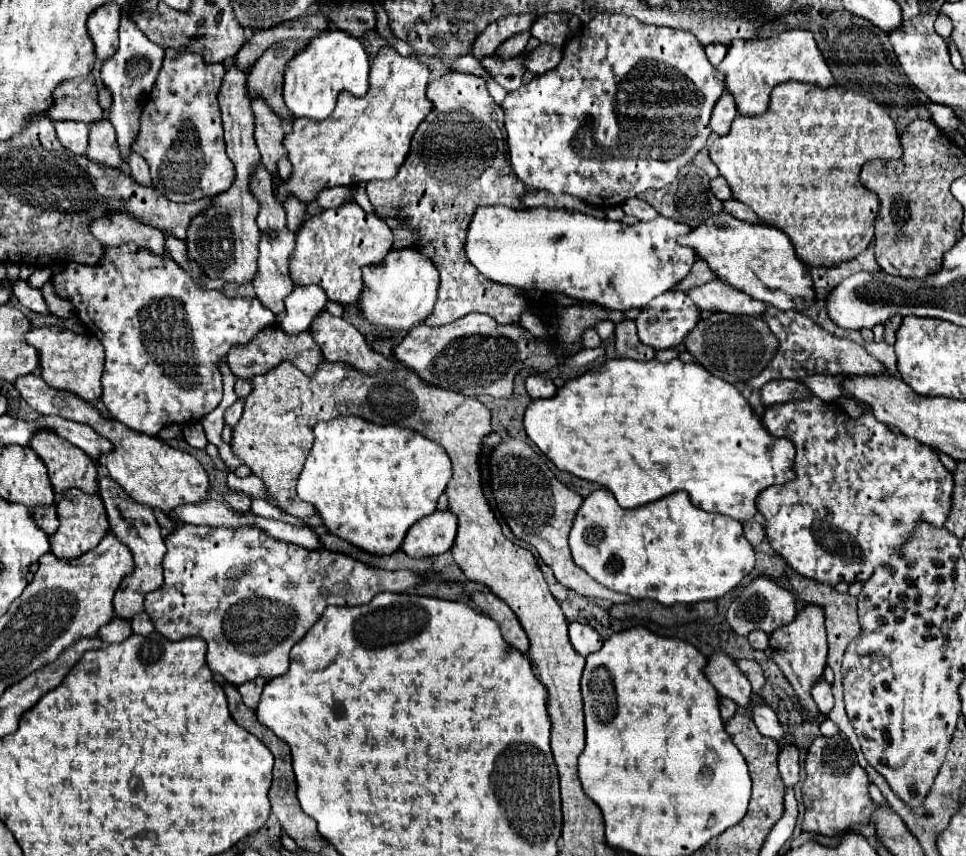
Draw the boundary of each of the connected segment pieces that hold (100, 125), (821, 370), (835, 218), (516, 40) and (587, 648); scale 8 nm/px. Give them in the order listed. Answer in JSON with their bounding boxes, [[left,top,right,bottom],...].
[[87,118,123,166],[747,306,887,390],[709,82,903,268],[495,30,531,58],[569,622,603,656]]

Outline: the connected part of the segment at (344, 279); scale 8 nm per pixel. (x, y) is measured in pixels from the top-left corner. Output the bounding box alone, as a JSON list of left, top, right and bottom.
[291,202,393,306]

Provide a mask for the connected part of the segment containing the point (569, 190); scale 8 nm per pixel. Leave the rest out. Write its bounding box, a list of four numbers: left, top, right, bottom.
[501,14,725,208]

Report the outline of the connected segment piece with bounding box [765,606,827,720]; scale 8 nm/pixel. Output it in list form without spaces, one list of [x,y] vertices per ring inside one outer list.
[[[805,606],[791,624],[787,624],[771,634],[765,654],[781,668],[781,672],[793,686],[793,692],[799,700],[801,710],[807,714],[807,720],[819,718],[821,712],[811,696],[811,688],[821,680],[823,670],[827,666],[827,638],[825,638],[823,608],[821,606]]]

